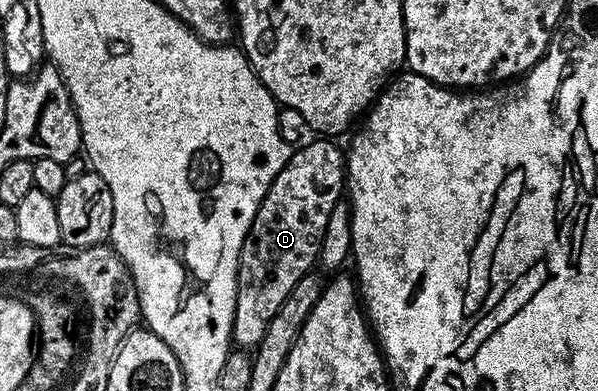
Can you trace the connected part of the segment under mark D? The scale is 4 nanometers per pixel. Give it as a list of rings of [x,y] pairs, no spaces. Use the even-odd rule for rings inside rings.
[[[315,138],[304,148],[296,147],[287,165],[273,178],[241,246],[237,302],[231,339],[240,349],[253,350],[265,338],[273,314],[289,298],[289,290],[316,267],[321,238],[329,226],[333,206],[344,199],[347,166],[345,152],[331,138]]]

